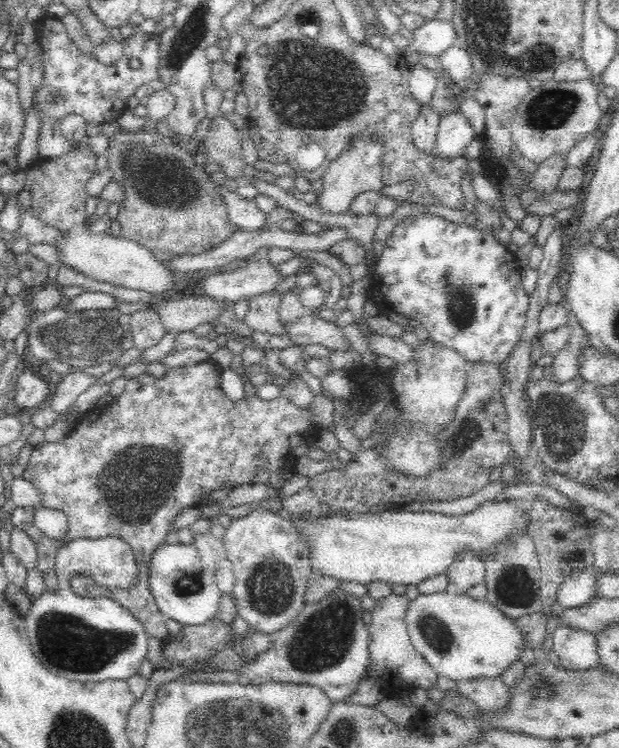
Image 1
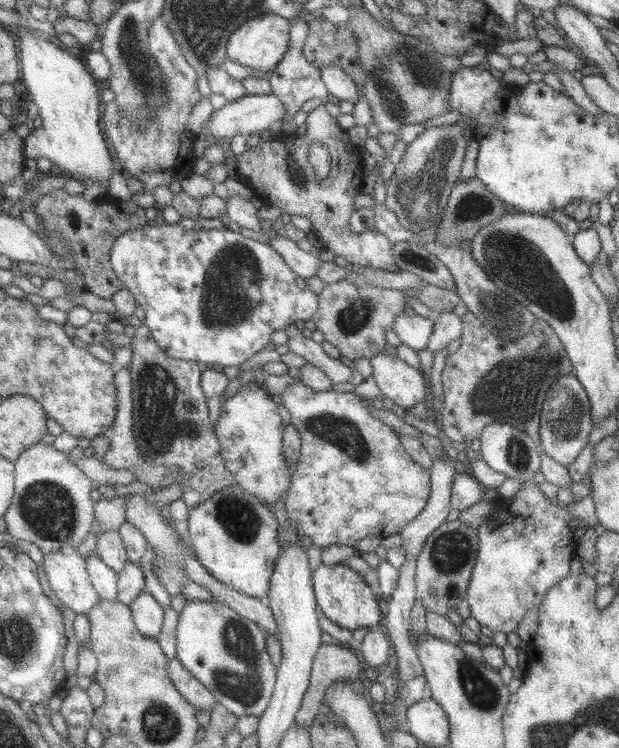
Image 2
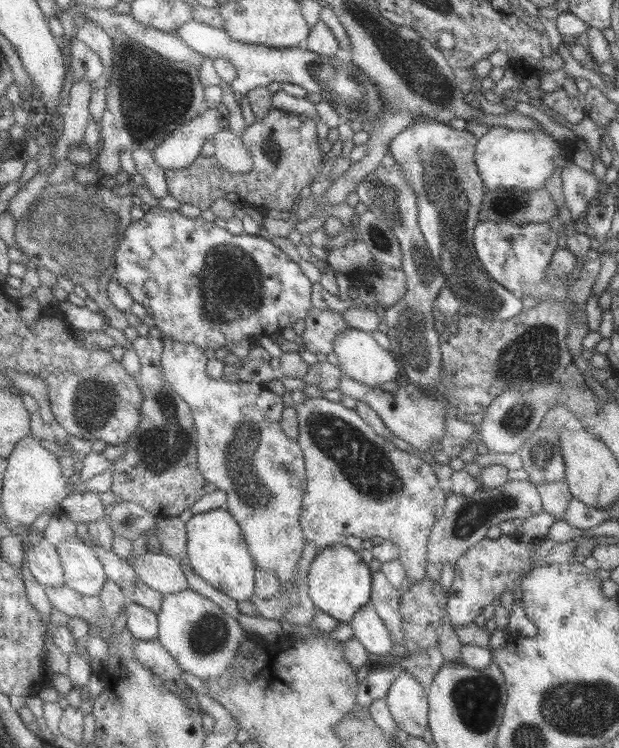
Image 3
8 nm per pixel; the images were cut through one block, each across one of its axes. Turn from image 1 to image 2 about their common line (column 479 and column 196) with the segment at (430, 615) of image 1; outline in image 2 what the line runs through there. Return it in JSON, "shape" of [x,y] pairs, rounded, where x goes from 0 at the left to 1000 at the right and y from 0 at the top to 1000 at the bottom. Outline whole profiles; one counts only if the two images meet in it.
{"shape":[[[351,802],[302,803],[289,822],[284,849],[286,881],[344,924],[349,936],[360,940],[370,955],[381,959],[402,956],[415,960],[438,936],[447,902],[444,889],[435,882],[435,874],[428,870],[426,846],[407,829],[384,822],[375,813]]]}

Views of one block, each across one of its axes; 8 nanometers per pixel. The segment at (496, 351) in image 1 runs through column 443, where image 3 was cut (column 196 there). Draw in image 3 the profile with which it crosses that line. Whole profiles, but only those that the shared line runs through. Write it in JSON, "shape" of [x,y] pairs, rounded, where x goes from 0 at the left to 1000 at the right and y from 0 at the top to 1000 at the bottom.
{"shape":[[[258,275],[234,279],[229,293],[215,295],[213,301],[202,309],[202,316],[195,320],[194,332],[187,337],[189,364],[187,373],[195,382],[205,385],[208,393],[218,400],[218,404],[234,409],[237,418],[250,428],[250,433],[260,444],[260,452],[283,453],[292,459],[312,459],[330,468],[349,467],[370,463],[373,459],[389,455],[389,452],[404,456],[414,452],[426,453],[436,447],[451,445],[454,440],[470,437],[478,428],[486,428],[496,421],[496,416],[502,412],[499,396],[502,392],[502,377],[486,364],[481,353],[460,342],[438,322],[431,322],[417,314],[402,314],[396,311],[376,314],[372,309],[349,302],[346,298],[333,297],[328,291],[302,291],[292,283],[283,281],[275,282]]]}

